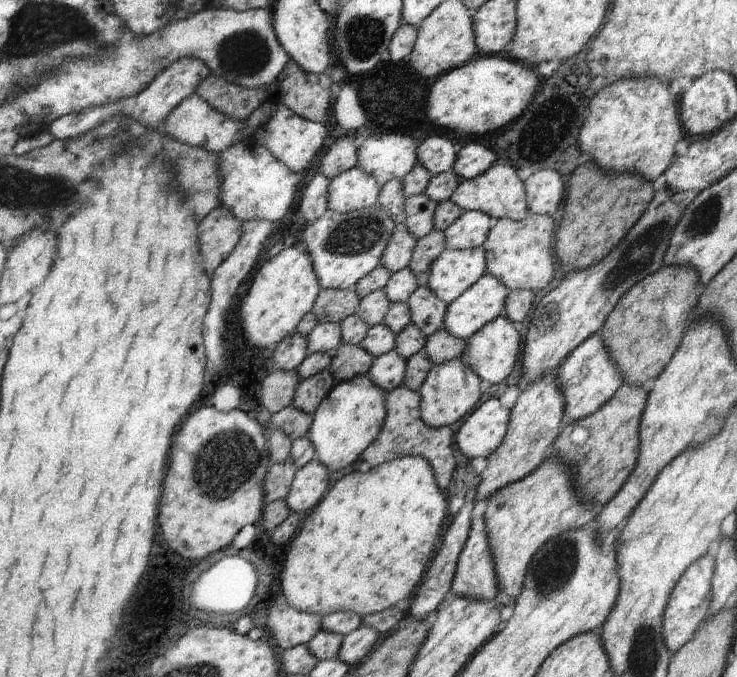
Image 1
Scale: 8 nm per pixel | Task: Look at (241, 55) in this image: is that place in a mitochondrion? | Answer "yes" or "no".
yes

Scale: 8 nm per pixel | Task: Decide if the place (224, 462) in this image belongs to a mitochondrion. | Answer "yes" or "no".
yes

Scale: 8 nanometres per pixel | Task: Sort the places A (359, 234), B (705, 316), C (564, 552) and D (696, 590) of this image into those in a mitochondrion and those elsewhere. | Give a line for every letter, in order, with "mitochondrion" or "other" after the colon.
A: mitochondrion
B: other
C: mitochondrion
D: other

